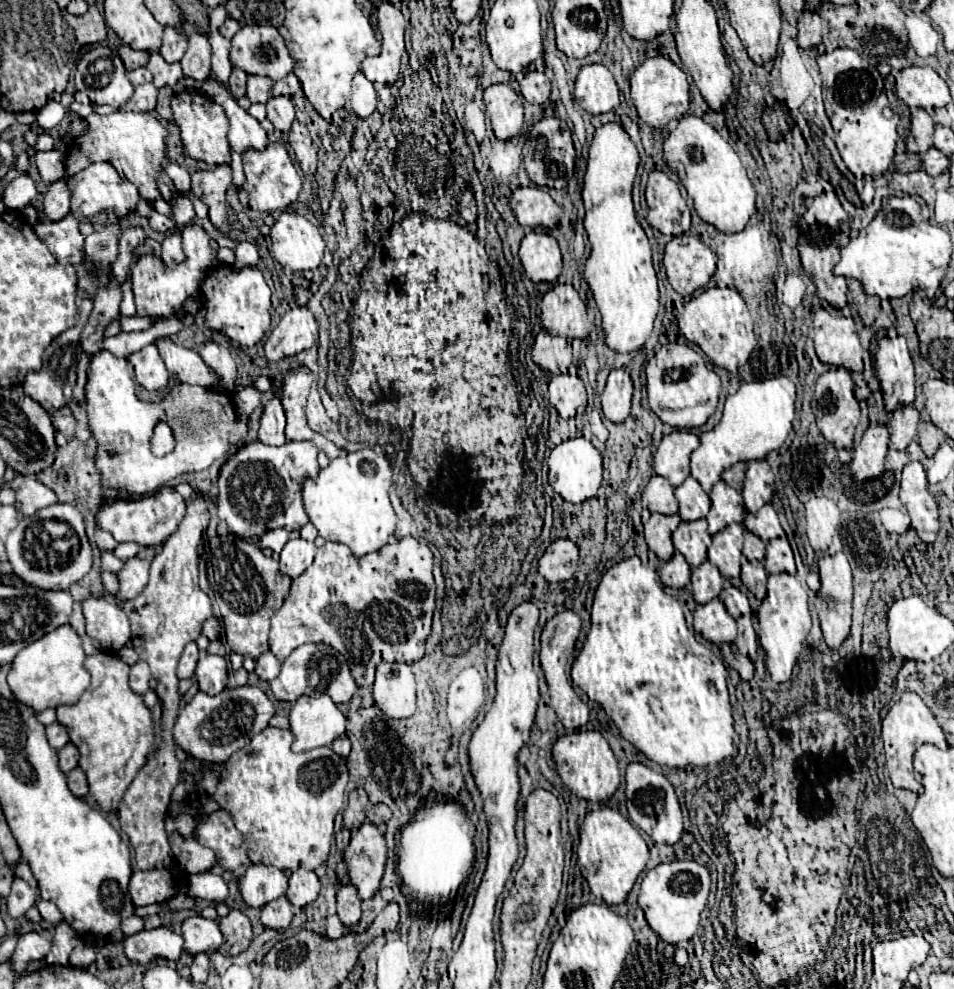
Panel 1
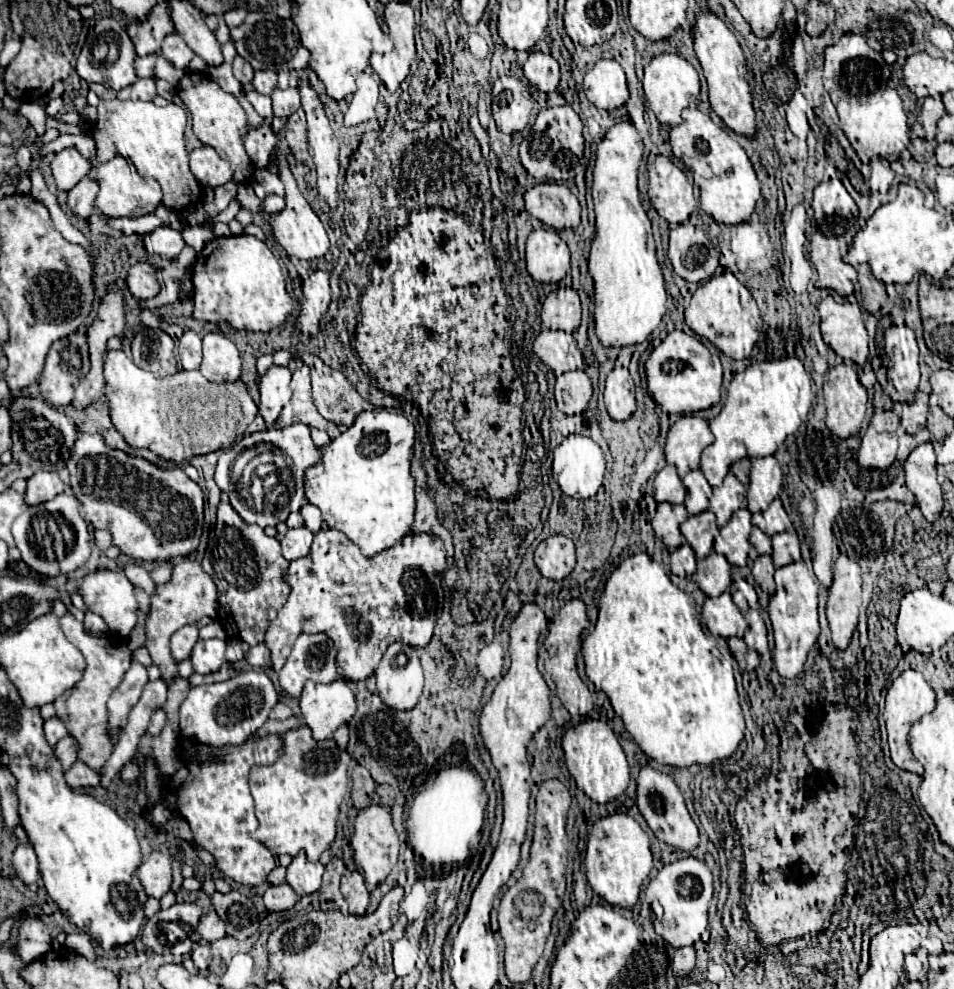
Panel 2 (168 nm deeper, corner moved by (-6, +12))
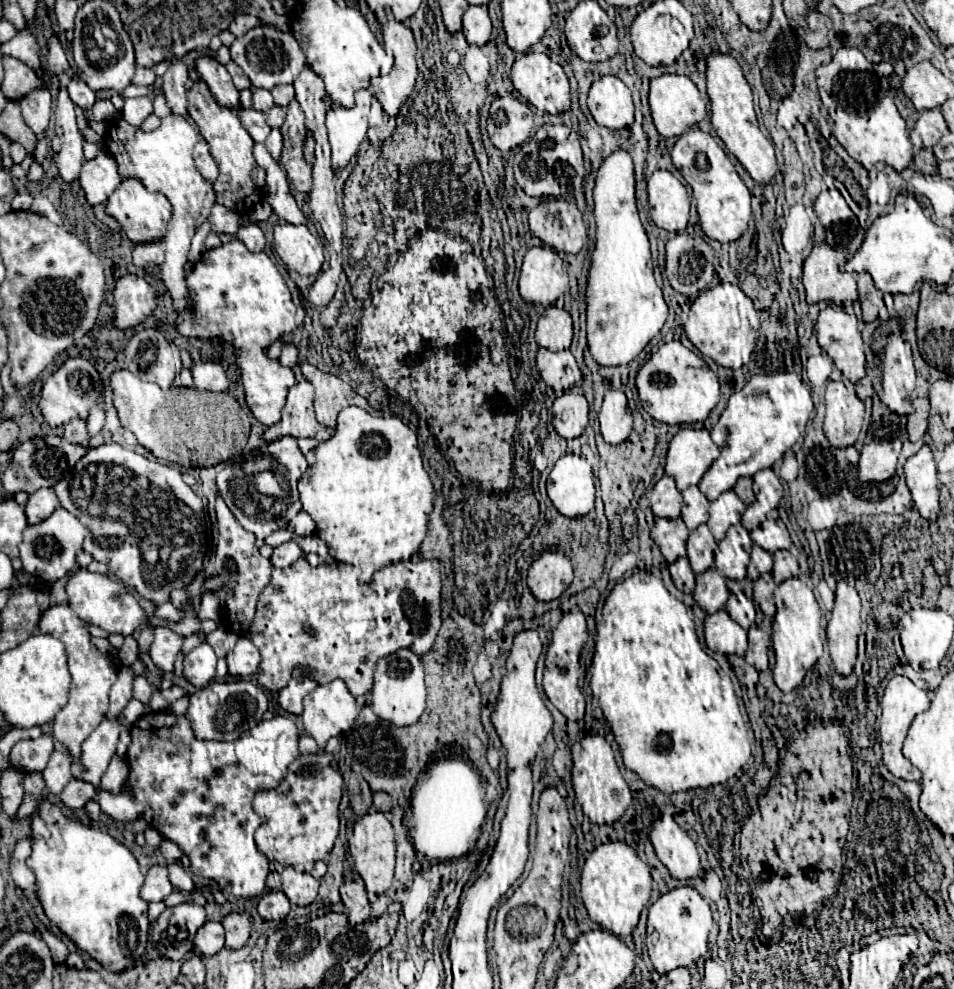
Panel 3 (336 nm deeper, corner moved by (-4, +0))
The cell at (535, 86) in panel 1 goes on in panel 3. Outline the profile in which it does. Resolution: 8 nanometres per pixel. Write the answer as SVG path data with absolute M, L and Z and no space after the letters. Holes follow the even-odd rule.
M528 52L528 54L518 56L514 66L512 66L512 84L538 110L544 110L544 112L550 112L550 114L560 114L560 112L570 108L568 78L566 78L562 66L552 62L546 54Z

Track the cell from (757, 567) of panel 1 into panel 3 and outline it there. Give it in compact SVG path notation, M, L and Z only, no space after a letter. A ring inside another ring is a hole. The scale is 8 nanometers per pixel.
M762 574L756 582L754 582L754 602L760 606L760 610L772 618L776 613L776 606L774 601L774 580L770 574Z

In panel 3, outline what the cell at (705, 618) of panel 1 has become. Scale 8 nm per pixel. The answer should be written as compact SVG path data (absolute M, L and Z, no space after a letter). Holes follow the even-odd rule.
M726 610L706 616L704 636L706 636L706 646L718 654L744 656L748 648L746 630L740 624L736 624Z

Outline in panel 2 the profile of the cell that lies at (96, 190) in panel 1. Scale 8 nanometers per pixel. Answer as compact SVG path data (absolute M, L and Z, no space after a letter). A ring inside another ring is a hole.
M116 156L114 160L92 168L92 178L100 182L100 194L96 198L96 208L108 218L138 218L144 214L152 214L162 204L162 190L154 178L142 178L134 164L128 166L126 158Z

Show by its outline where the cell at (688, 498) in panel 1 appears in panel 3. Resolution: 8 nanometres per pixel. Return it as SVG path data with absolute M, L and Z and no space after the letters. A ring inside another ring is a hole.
M688 486L684 492L684 508L682 508L682 520L684 524L692 530L698 528L700 524L704 524L708 520L708 506L710 502L706 500L706 496L700 492L698 486Z

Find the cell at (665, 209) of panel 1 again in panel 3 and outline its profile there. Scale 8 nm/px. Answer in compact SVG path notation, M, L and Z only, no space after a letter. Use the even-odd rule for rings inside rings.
M656 170L648 178L650 218L666 232L680 232L688 224L690 196L686 188L668 170Z

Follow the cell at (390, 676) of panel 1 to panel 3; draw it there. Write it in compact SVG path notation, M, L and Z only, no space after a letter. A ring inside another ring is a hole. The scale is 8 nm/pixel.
M408 648L384 656L374 670L372 710L376 712L376 716L396 726L410 726L418 722L424 708L426 708L426 688L424 688L424 670L420 658Z

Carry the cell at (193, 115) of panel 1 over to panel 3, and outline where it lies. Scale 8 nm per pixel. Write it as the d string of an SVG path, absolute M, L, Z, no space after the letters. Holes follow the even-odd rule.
M196 82L188 92L188 114L192 116L192 120L198 124L202 138L208 142L210 146L210 154L216 160L218 168L220 168L220 176L214 184L216 190L216 200L222 206L228 206L230 210L238 212L238 214L250 214L254 204L262 200L264 188L258 184L256 180L256 172L258 172L258 164L252 156L252 146L254 140L250 138L250 134L242 128L238 116L230 110L220 106L212 92L208 90L208 86L204 82Z

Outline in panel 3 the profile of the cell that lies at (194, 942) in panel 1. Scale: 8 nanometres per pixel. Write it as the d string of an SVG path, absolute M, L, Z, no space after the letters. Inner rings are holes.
M206 922L200 932L196 932L194 946L202 952L202 956L214 956L224 948L224 928L220 922Z

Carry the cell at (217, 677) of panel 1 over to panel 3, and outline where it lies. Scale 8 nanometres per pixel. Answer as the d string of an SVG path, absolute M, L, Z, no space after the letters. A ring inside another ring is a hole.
M202 642L184 658L184 676L190 684L202 688L216 676L216 654L208 642Z

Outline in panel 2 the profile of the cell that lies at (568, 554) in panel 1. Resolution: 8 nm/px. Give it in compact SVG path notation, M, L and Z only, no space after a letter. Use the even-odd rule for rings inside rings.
M548 536L534 550L534 562L542 576L550 580L562 580L570 576L576 566L574 542L566 536Z

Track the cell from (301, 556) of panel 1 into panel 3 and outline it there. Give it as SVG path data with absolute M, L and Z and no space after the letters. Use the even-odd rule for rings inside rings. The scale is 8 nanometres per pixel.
M290 540L290 542L284 542L284 544L280 544L278 548L274 548L274 554L272 554L272 564L276 566L276 568L288 568L288 566L292 566L298 558L302 556L302 550L300 550L300 546L294 542L294 540Z

